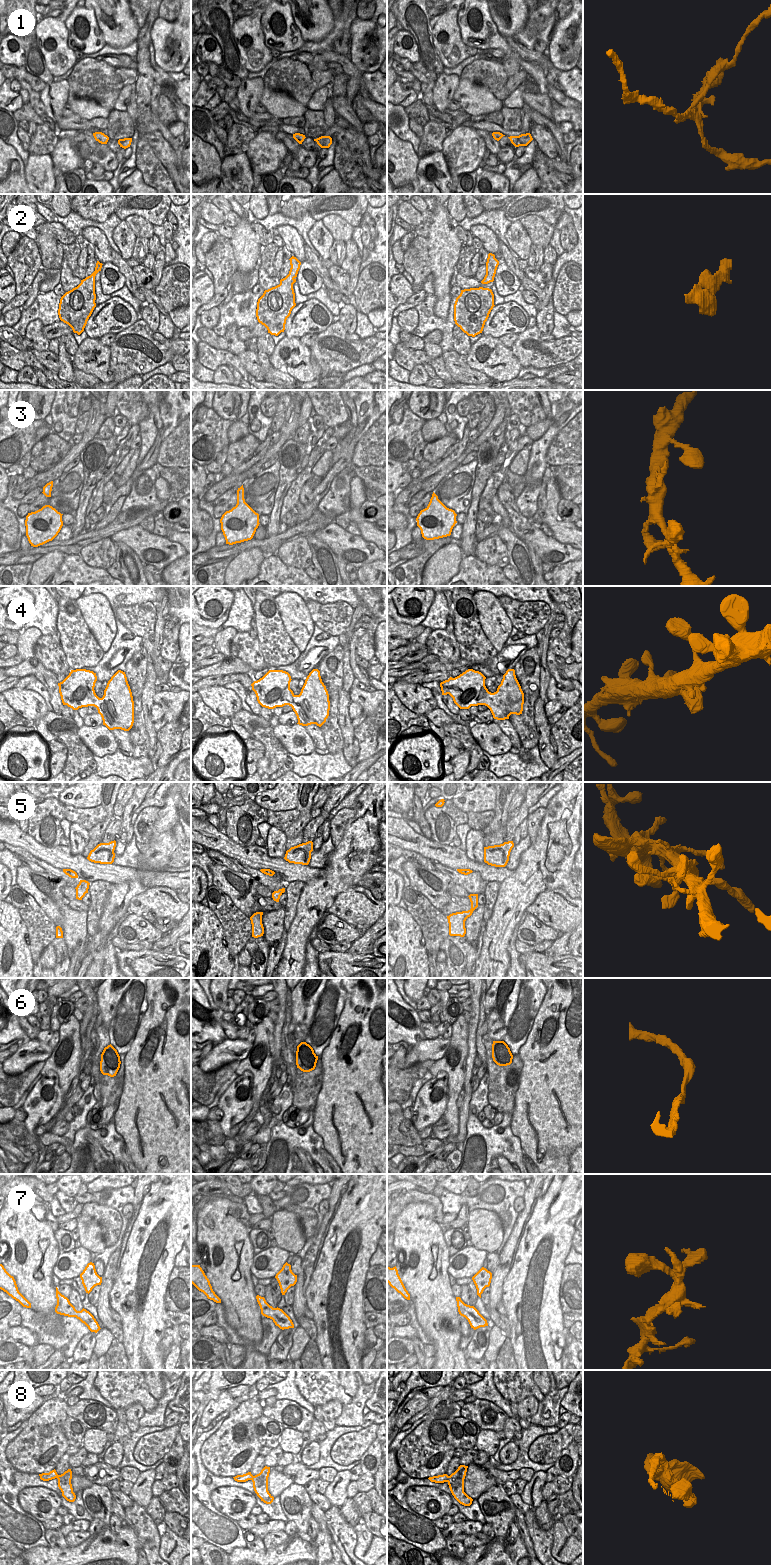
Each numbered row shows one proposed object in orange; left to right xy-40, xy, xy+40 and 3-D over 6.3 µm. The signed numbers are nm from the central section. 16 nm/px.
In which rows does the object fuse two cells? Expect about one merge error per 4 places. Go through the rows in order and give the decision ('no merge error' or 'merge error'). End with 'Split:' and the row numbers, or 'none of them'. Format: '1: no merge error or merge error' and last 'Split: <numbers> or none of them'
1: merge error
2: merge error
3: no merge error
4: no merge error
5: no merge error
6: merge error
7: no merge error
8: no merge error
Split: 1, 2, 6

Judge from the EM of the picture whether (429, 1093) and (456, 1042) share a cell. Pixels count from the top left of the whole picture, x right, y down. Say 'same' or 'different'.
different

